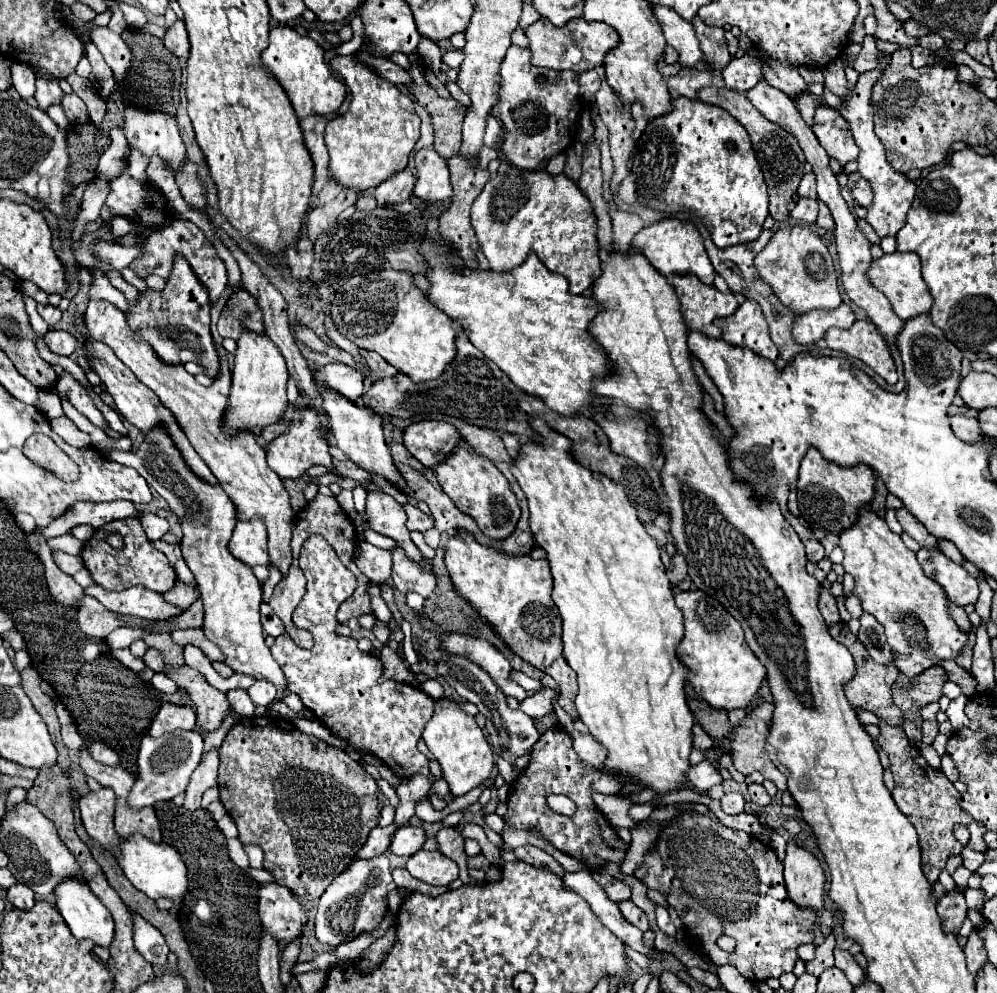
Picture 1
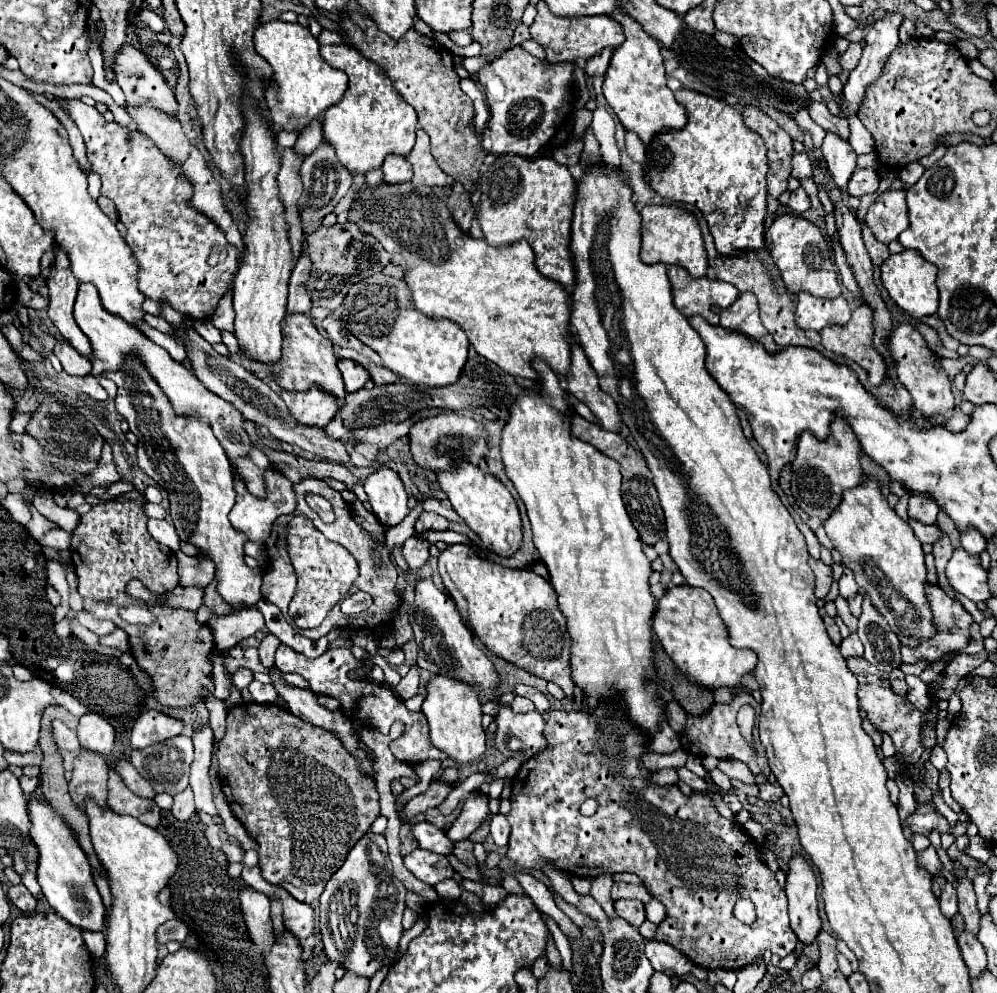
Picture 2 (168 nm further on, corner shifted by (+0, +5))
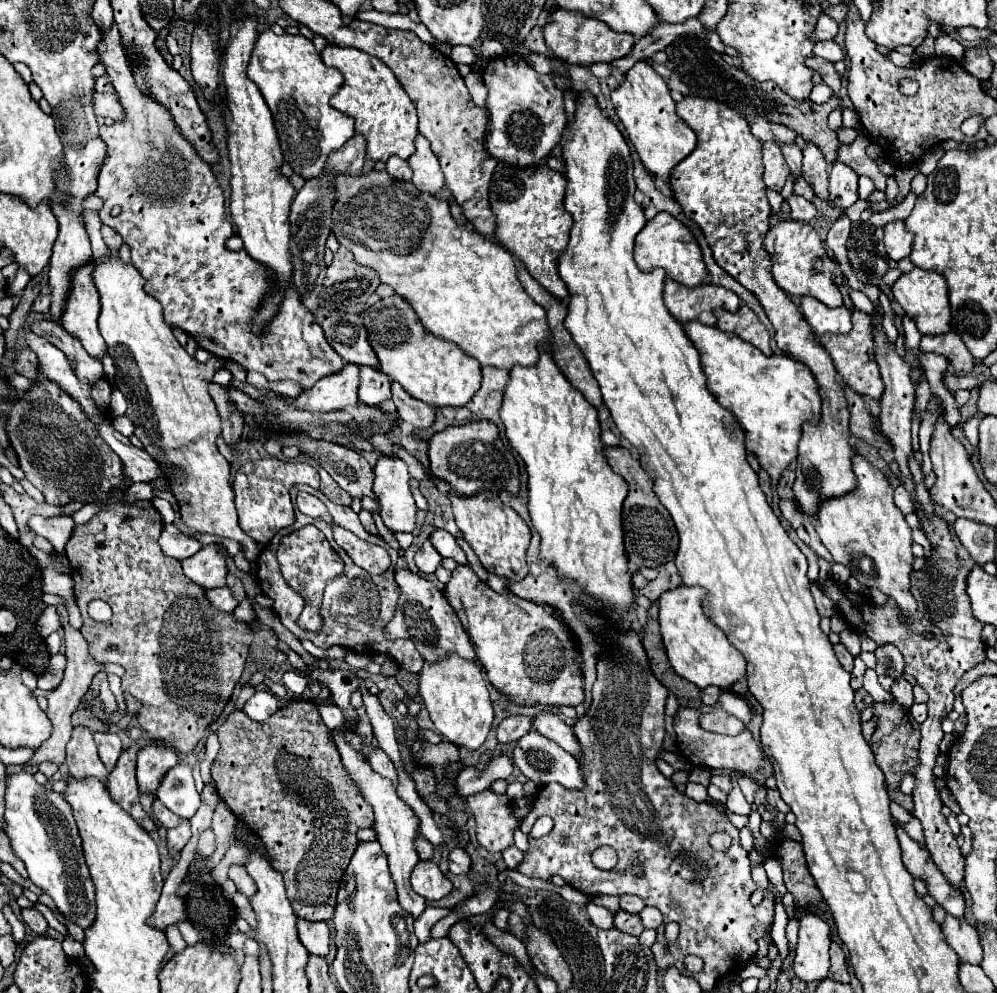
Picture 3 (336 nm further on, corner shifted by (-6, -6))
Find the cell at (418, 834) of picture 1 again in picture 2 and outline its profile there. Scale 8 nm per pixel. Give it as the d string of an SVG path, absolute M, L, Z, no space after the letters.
M430 822L412 824L412 836L420 848L426 848L426 850L432 850L438 854L448 854L454 848L454 844L446 838L446 834Z

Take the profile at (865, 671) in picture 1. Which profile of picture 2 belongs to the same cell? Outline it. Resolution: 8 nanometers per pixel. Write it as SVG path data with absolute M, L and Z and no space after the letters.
M848 658L848 668L858 678L858 698L860 706L866 710L868 720L876 726L876 730L884 730L900 754L898 758L906 764L916 764L924 752L924 746L920 744L920 730L922 730L922 712L916 710L908 700L898 698L888 682L888 674L880 672L876 666L866 662L866 658Z

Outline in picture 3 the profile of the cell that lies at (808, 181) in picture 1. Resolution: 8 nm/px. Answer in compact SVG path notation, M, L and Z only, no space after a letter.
M784 143L782 145L782 155L788 163L788 167L796 173L796 177L800 177L800 167L802 167L802 151L796 143Z

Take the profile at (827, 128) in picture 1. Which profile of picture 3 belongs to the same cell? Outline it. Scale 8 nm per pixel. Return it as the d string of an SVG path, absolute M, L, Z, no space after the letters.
M840 161L830 167L830 199L840 209L858 201L858 175Z

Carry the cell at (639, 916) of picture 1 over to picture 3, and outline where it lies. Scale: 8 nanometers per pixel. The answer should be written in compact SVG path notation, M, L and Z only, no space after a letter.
M618 911L614 915L614 927L628 933L628 935L636 935L636 937L644 931L640 917L632 915L632 913L626 913L626 911Z

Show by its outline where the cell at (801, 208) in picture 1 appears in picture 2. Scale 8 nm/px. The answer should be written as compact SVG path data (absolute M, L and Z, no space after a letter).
M798 188L798 190L792 192L788 206L790 206L796 214L802 214L802 212L810 210L810 198L808 198L808 194L804 192L804 188Z

